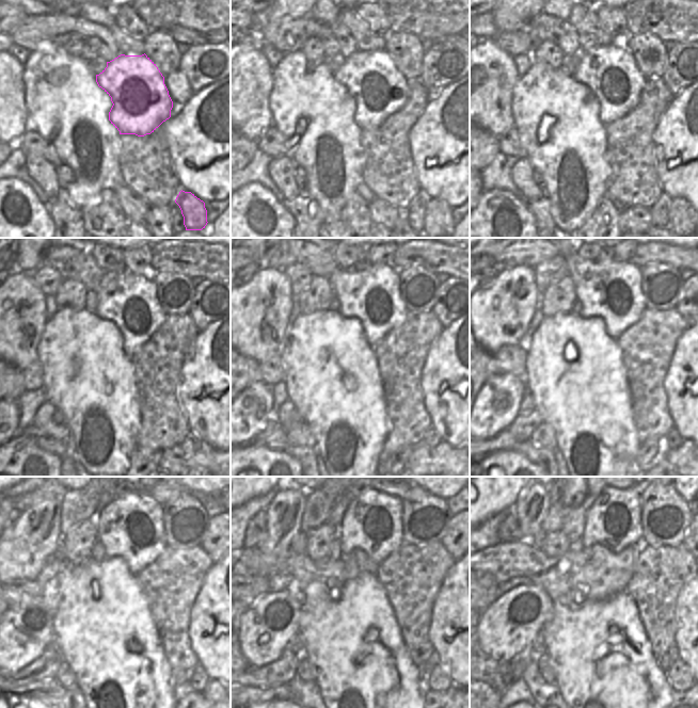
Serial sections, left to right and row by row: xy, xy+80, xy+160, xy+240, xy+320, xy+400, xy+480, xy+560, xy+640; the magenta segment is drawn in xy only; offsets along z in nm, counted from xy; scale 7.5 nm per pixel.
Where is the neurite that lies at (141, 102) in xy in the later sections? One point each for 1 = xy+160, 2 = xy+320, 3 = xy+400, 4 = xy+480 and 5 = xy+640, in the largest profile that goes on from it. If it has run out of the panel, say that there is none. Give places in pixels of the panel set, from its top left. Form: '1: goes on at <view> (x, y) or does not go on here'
1: goes on at xy+160 (609, 71)
2: goes on at xy+320 (371, 296)
3: goes on at xy+400 (611, 290)
4: goes on at xy+480 (131, 527)
5: goes on at xy+640 (613, 520)

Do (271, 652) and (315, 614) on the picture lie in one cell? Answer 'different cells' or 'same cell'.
different cells

